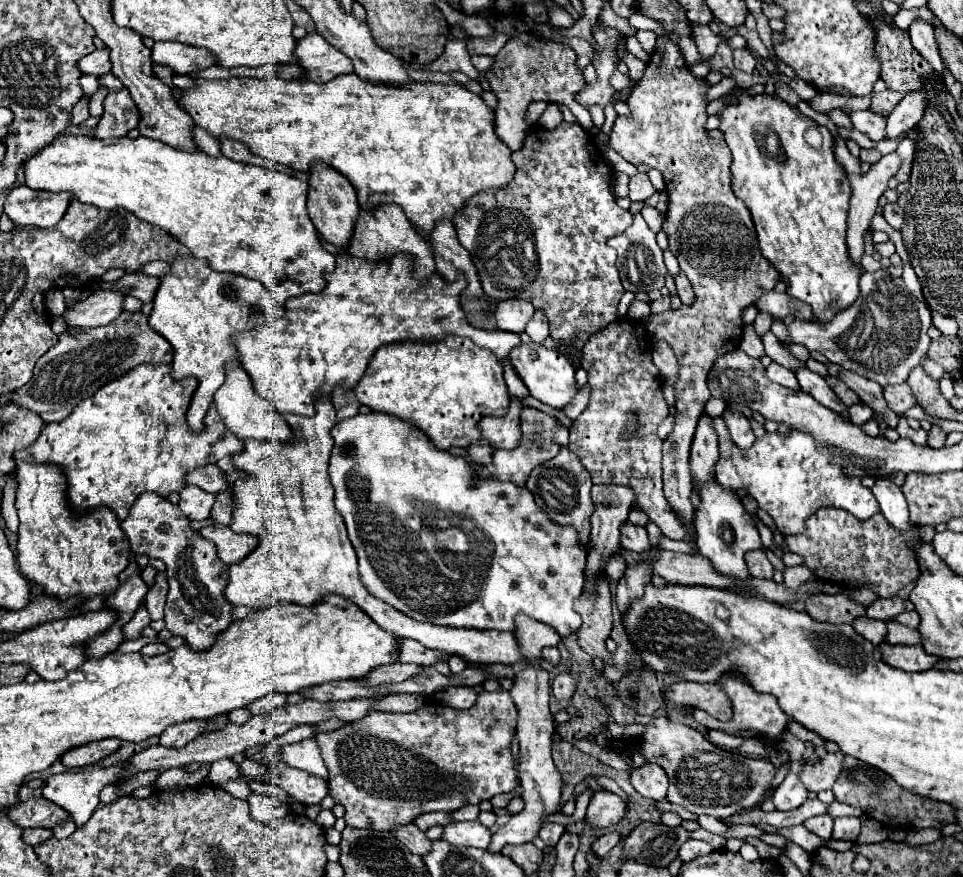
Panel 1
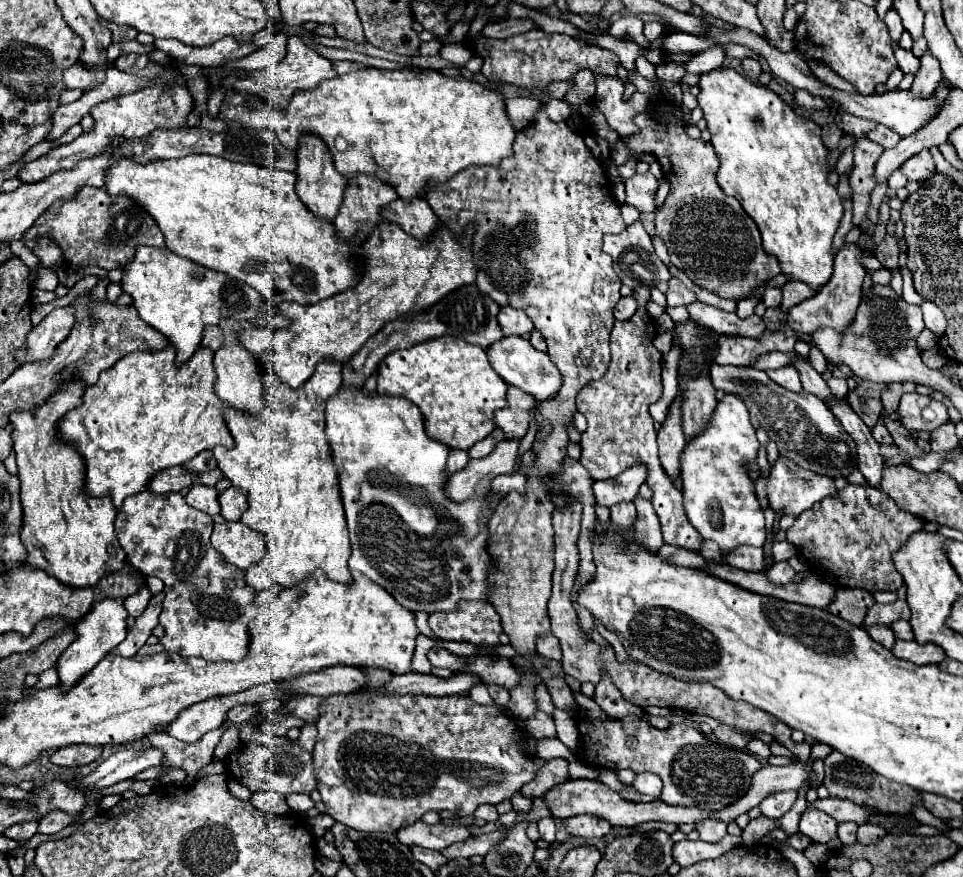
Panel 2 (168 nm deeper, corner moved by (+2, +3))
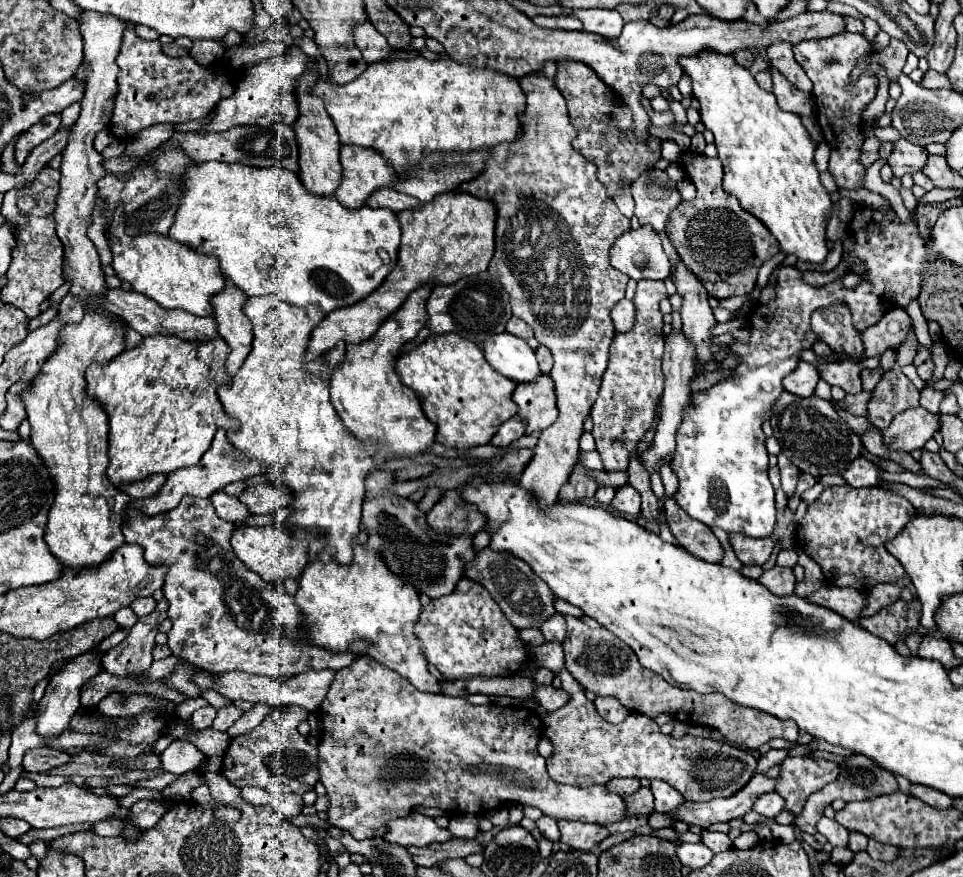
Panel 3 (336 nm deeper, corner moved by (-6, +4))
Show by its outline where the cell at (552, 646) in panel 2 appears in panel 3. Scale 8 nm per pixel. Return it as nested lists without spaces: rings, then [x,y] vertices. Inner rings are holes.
[[[556,614],[552,620],[546,620],[540,630],[542,630],[546,642],[562,642],[564,636],[566,636],[564,616],[562,614]]]

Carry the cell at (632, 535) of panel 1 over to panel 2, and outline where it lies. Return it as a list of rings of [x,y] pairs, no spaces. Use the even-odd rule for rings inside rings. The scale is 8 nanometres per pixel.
[[[624,501],[620,505],[612,505],[610,519],[618,529],[630,529],[636,519],[636,507],[632,503],[624,503]]]

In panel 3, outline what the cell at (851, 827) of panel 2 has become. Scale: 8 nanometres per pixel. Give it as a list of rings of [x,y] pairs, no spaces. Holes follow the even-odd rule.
[[[850,832],[850,844],[848,844],[848,848],[852,852],[866,850],[866,844],[868,844],[868,838],[862,832]]]

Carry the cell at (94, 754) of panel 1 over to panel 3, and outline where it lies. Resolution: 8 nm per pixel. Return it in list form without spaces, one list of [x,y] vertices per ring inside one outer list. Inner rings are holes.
[[[42,746],[42,748],[26,750],[22,768],[28,770],[28,772],[44,772],[44,770],[56,768],[56,766],[60,766],[64,762],[70,762],[70,754],[68,752]]]

